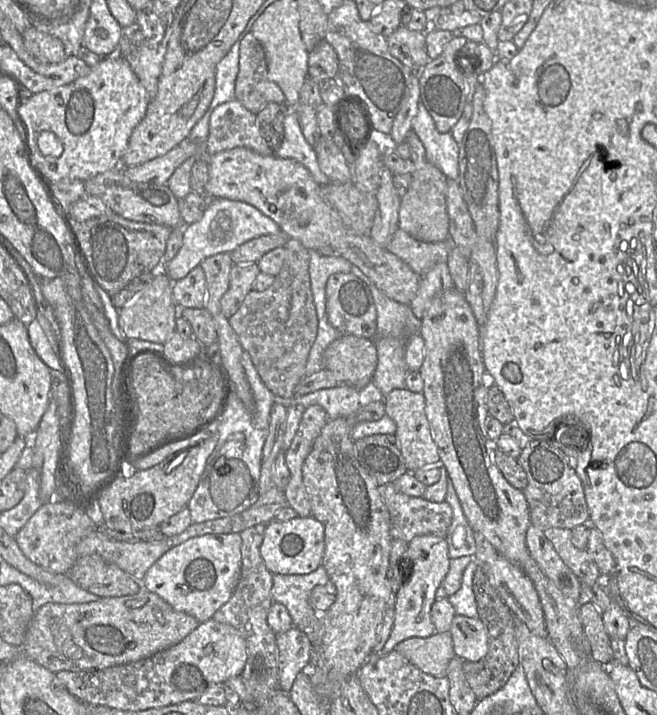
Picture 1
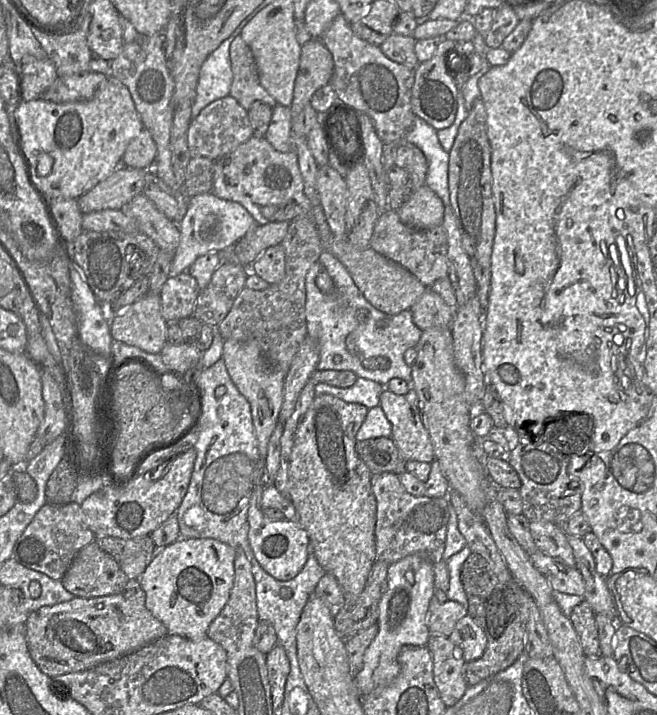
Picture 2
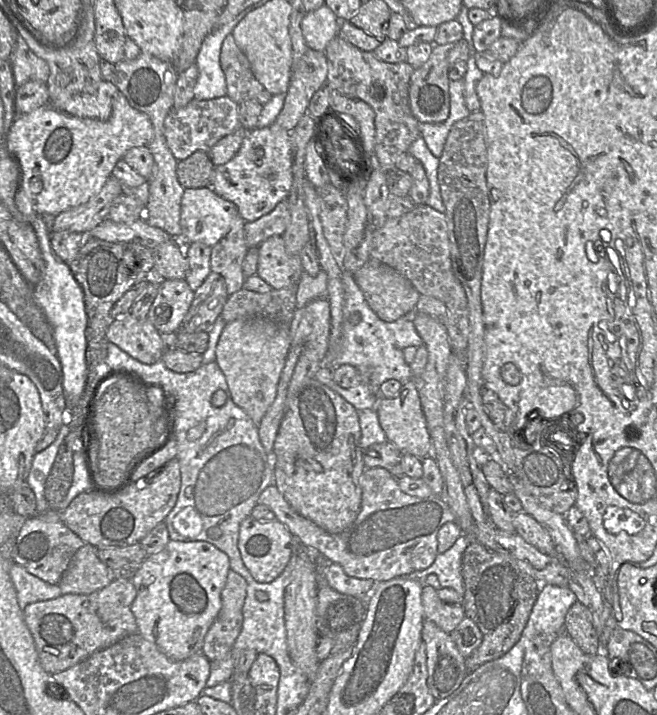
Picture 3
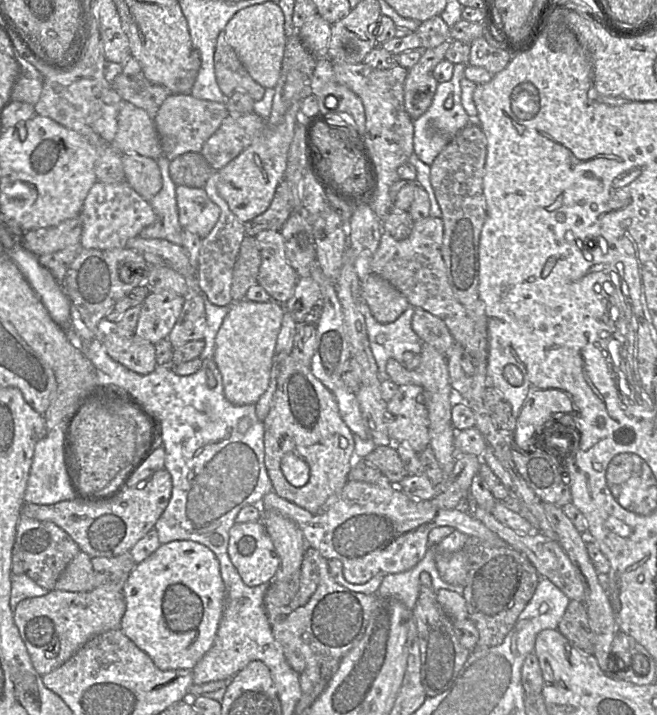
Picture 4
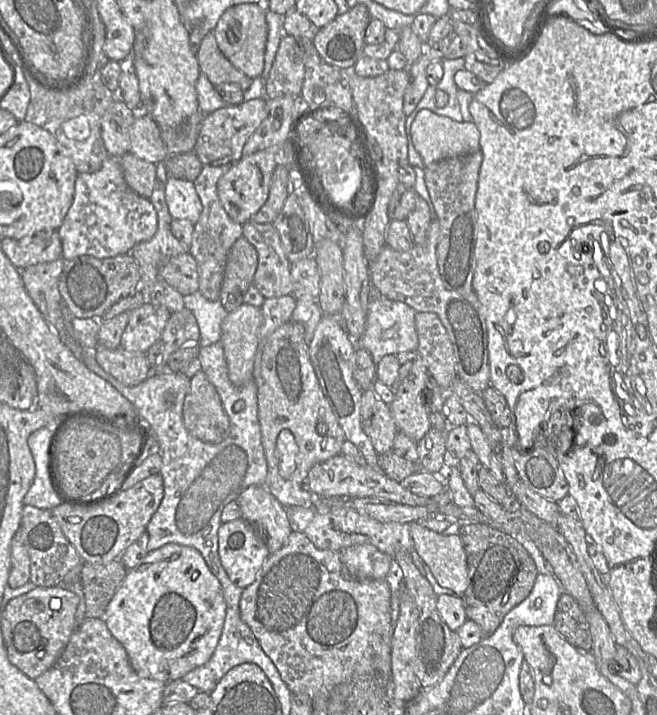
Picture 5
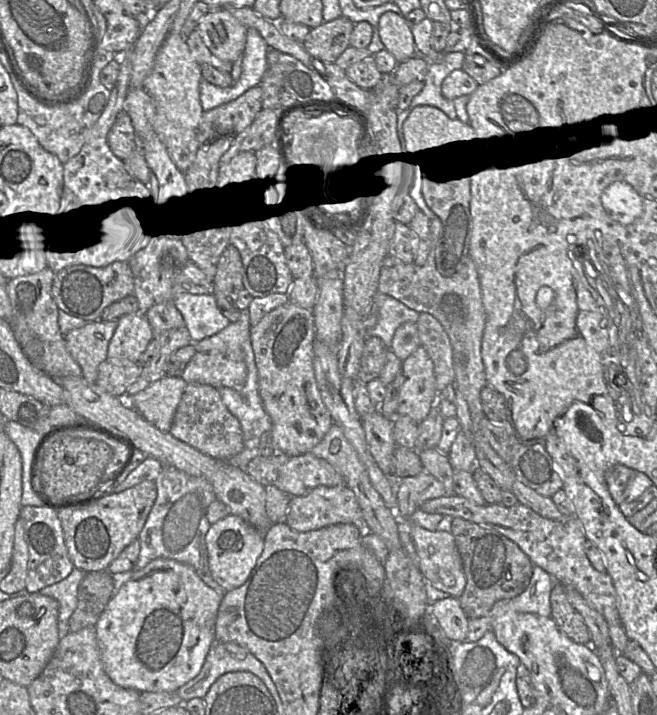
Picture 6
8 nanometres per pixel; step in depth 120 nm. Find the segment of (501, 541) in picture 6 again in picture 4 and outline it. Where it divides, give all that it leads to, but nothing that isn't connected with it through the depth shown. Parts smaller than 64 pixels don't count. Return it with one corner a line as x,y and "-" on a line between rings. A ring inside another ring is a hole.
469,536
462,550
467,561
466,586
462,596
466,601
468,619
474,623
479,632
476,648
498,646
503,642
515,625
520,613
531,600
541,576
523,553
509,545
496,546
482,538

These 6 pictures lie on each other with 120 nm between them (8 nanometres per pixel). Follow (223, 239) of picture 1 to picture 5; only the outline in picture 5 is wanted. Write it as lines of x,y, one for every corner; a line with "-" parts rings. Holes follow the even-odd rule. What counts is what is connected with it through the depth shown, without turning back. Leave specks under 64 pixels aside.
168,177
165,182
165,198
173,219
189,220
193,224
198,221
202,204
194,182

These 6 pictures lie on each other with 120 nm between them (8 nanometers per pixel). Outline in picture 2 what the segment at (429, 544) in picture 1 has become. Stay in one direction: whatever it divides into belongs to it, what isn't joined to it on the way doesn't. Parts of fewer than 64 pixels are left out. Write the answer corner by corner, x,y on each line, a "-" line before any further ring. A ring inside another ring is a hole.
419,554
408,555
389,565
386,588
378,603
378,632
365,650
362,666
354,675
361,696
393,682
400,672
397,657
403,646
426,646
431,636
427,613
436,589
433,569
434,564

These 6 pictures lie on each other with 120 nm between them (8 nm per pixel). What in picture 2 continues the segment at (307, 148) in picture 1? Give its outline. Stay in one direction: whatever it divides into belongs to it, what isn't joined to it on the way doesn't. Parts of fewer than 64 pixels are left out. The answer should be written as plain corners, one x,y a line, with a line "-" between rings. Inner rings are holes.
278,104
273,107
271,122
265,134
267,141
280,152
294,150
290,108

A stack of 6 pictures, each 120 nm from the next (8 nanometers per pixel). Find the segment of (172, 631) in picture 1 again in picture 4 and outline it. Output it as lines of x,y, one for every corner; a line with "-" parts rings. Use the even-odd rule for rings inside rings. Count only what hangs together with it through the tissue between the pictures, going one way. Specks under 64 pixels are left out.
101,588
87,592
53,589
44,596
20,601
14,609
14,622
33,667
43,676
68,661
93,637
119,629
125,611
126,602
122,592

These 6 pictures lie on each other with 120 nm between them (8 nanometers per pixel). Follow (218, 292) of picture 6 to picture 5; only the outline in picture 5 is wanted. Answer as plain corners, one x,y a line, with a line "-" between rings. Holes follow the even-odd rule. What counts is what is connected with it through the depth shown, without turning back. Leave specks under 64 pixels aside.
241,236
229,250
220,290
219,302
228,313
242,303
262,306
266,298
252,285
257,266
256,248

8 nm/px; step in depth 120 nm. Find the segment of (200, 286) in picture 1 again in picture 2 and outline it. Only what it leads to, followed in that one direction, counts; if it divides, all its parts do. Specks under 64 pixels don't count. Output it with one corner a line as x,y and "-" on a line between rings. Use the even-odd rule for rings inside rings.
187,271
169,276
160,291
164,319
167,322
178,322
192,316
200,291
196,279

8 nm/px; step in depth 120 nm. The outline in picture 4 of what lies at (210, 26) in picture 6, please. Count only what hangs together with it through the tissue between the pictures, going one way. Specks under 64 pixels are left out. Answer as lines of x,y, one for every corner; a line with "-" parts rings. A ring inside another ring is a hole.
264,2
239,10
227,23
223,33
250,76
264,88
274,89
282,75
287,34
284,15
276,2

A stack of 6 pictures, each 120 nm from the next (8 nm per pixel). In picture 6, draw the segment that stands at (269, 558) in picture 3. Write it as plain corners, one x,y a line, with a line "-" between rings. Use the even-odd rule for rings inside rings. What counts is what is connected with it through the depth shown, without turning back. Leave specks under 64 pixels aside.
229,514
210,526
205,544
212,577
226,591
231,591
243,585
250,576
263,551
264,539
261,532
241,517

